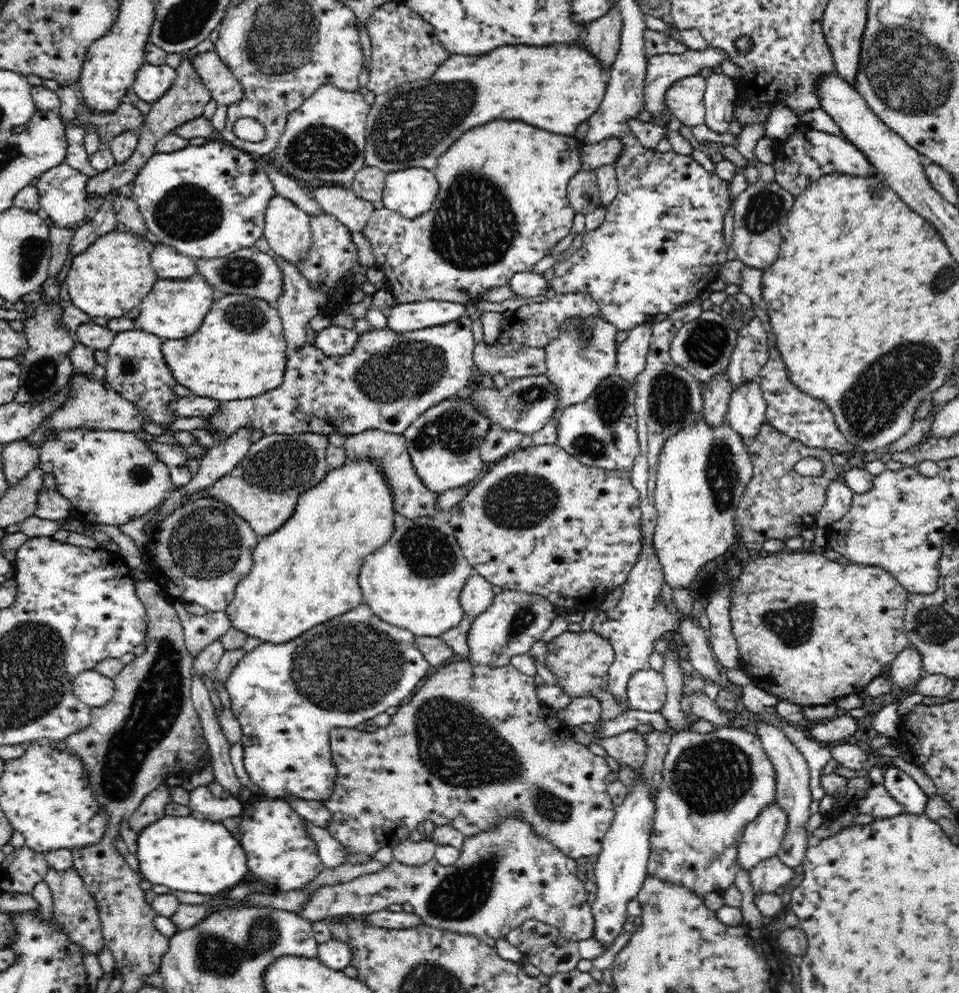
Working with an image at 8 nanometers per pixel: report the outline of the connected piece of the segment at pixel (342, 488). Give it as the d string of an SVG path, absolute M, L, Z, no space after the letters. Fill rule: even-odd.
M347 458L340 468L330 468L326 472L326 476L316 486L312 486L310 490L306 490L304 494L300 494L300 498L298 498L296 504L296 511L292 517L286 520L286 524L282 524L276 532L261 537L258 544L254 547L253 565L251 566L250 572L237 584L235 595L232 597L231 603L224 610L230 619L231 626L243 632L246 636L253 636L262 642L286 644L288 640L294 640L296 636L304 634L310 628L328 622L334 616L344 614L348 610L356 608L358 604L362 604L364 598L362 598L362 592L360 592L360 586L358 586L360 566L362 566L362 562L364 562L364 558L368 554L372 554L376 548L380 548L380 546L384 546L388 542L388 538L392 536L396 528L394 527L393 521L395 514L396 511L394 511L393 496L391 495L390 487L385 482L385 478L381 470L377 467L377 464L374 464L371 460L367 460L367 458L362 458L362 460L349 460Z

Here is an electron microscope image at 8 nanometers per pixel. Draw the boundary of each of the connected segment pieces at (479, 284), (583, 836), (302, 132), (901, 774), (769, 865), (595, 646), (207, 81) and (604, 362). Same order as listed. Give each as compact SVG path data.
M492 120L492 124L484 124L480 128L472 128L472 132L466 132L448 152L444 152L437 160L436 168L432 171L437 178L439 191L435 196L432 206L424 214L409 219L399 212L383 207L375 209L368 219L362 234L368 238L376 257L374 266L379 268L386 275L386 287L394 295L396 305L416 303L426 300L442 300L458 303L460 305L476 305L483 300L483 295L490 288L506 286L518 272L534 271L535 265L540 263L545 256L561 241L566 238L572 230L572 220L576 211L568 203L567 190L570 179L581 171L580 150L584 144L572 135L559 135L554 132L544 131L542 128L522 122L508 122L508 120Z
M468 660L458 661L457 663L451 661L438 668L437 672L426 679L426 683L420 688L420 690L418 690L418 692L416 692L416 694L414 694L414 696L411 698L411 701L405 705L400 706L398 712L391 716L392 720L390 720L390 724L388 724L386 728L366 729L361 732L356 728L332 728L332 731L330 732L331 758L334 761L334 765L336 765L337 778L332 795L328 796L328 800L324 800L322 803L328 809L328 811L330 811L330 821L328 822L328 824L326 824L326 829L328 829L328 832L332 837L336 838L336 840L339 840L342 845L345 845L350 850L351 856L347 858L346 863L367 863L370 862L370 860L374 860L375 853L377 853L380 849L384 847L394 848L394 846L402 844L403 840L409 839L410 832L416 829L416 826L418 826L420 822L424 822L426 820L431 820L434 825L450 825L467 837L488 830L490 827L495 827L506 817L520 817L520 819L528 821L528 823L532 825L532 829L538 832L538 835L540 835L540 837L544 837L546 841L550 841L551 844L554 844L563 854L566 854L566 856L570 858L595 858L596 856L600 855L600 852L602 852L603 850L604 837L606 836L606 833L608 832L610 826L612 826L612 820L614 820L614 816L616 816L616 807L614 806L614 804L612 804L610 795L608 795L608 791L606 791L608 785L613 781L613 772L611 771L610 767L608 767L608 764L606 763L604 757L596 756L596 754L593 754L589 750L589 746L582 746L582 744L578 744L578 746L556 746L556 742L560 740L560 736L558 736L558 734L562 734L562 732L566 734L566 732L568 732L570 728L568 728L568 725L565 725L564 728L562 728L562 723L556 716L554 709L538 699L538 695L536 694L536 686L537 685L536 683L534 683L533 676L528 676L526 673L519 671L510 663L501 667L492 667L492 665L476 665L474 663L470 663L470 661Z
M332 84L320 85L302 106L288 114L278 146L274 148L274 165L286 176L304 182L350 186L355 174L365 167L366 122L370 103L361 93L350 92Z
M895 766L885 771L883 786L892 798L900 803L908 814L925 814L928 795L921 790L914 778L910 778L906 772Z
M777 856L762 860L749 872L754 896L779 892L795 878L795 872Z
M593 630L565 631L548 642L545 653L545 664L554 674L556 684L562 687L572 699L582 695L591 695L594 688L607 690L606 676L613 660L612 645Z
M216 51L198 53L191 58L200 80L210 91L218 105L236 104L242 100L244 91L233 72L224 64Z
M602 317L572 318L566 321L557 337L553 338L543 349L547 372L545 376L556 385L558 389L558 408L554 418L542 428L531 435L536 445L557 444L557 420L559 414L573 404L584 402L595 388L608 376L616 372L617 348L616 336L619 330Z

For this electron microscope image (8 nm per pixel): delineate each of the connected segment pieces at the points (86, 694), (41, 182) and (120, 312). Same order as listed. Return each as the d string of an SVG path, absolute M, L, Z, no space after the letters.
M96 669L82 671L73 678L74 694L89 707L108 704L113 697L115 684L113 679L100 674Z
M68 163L56 165L37 178L42 213L52 219L54 227L76 227L84 224L88 198L85 184L89 176Z
M125 229L100 236L92 246L88 246L72 260L65 279L72 304L93 320L100 316L111 319L128 315L159 279L152 267L150 252L148 244L140 236Z

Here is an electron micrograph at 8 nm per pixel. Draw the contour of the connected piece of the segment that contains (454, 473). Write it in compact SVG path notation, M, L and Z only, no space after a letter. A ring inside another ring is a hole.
M450 397L432 405L402 433L416 475L432 492L441 493L476 482L486 464L480 457L482 442L492 429L490 419L468 399Z

